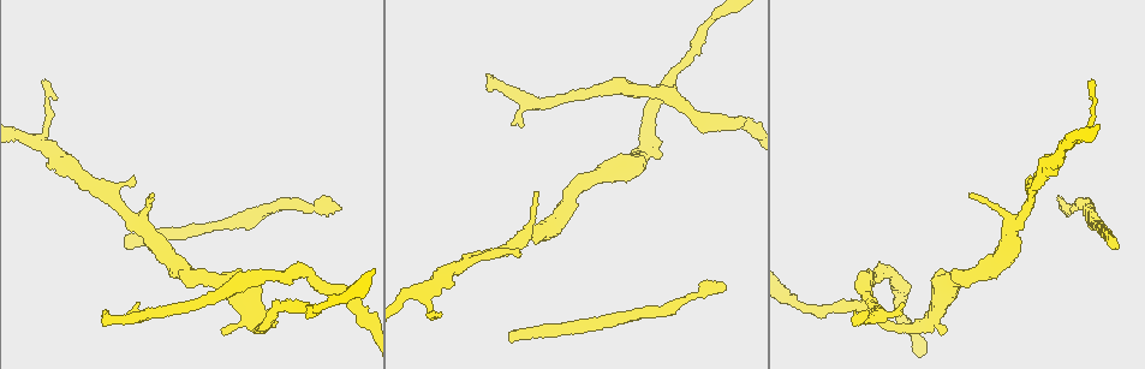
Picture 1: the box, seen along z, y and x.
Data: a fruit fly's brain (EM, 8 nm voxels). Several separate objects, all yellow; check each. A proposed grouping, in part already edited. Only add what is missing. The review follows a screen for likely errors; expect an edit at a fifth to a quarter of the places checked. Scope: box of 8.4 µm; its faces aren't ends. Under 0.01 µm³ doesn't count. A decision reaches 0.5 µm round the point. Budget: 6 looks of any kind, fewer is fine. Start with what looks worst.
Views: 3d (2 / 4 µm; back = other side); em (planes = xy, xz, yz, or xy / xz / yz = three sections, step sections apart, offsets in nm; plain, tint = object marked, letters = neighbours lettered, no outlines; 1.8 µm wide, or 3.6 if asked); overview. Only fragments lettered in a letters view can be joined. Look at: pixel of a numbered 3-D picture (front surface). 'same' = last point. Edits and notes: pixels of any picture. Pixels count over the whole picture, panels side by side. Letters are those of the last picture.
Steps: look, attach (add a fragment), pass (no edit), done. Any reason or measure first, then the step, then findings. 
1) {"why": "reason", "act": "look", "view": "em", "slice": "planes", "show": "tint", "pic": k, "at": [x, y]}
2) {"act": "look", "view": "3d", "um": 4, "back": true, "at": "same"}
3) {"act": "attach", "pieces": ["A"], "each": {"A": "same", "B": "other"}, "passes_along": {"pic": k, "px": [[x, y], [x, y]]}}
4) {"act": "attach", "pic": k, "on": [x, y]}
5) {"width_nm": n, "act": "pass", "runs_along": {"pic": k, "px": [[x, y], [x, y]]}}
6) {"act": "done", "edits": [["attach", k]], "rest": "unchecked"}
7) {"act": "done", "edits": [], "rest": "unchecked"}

{"why": "free end", "act": "look", "view": "3d", "um": 4, "pic": 1, "at": [127, 249]}

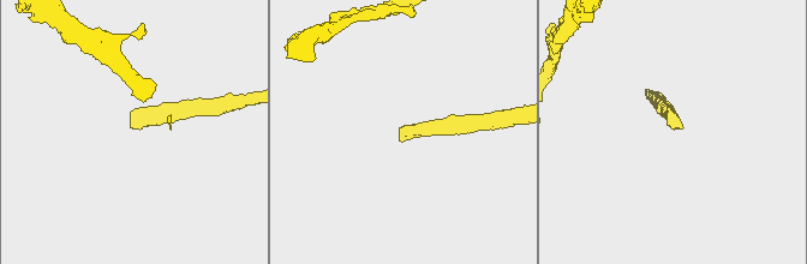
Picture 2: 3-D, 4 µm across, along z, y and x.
{"act": "look", "view": "em", "slice": "planes", "show": "letters", "pic": 2, "at": [403, 141]}

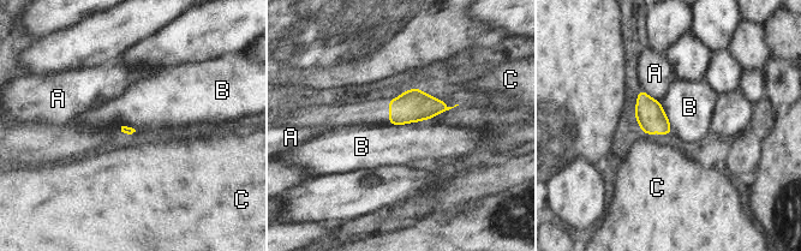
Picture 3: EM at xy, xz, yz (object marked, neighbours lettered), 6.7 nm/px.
{"act": "pass", "each": {"A": "other", "B": "other", "C": "other"}, "border": {"pic": 3, "px": [[426, 119], [390, 125]]}, "found": "no lettered fragment goes on from it"}

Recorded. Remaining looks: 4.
{"why": "branch stops here", "act": "look", "view": "em", "um": 3.6, "slice": "xz", "step": 16, "show": "tint", "pic": 1, "at": [491, 79]}

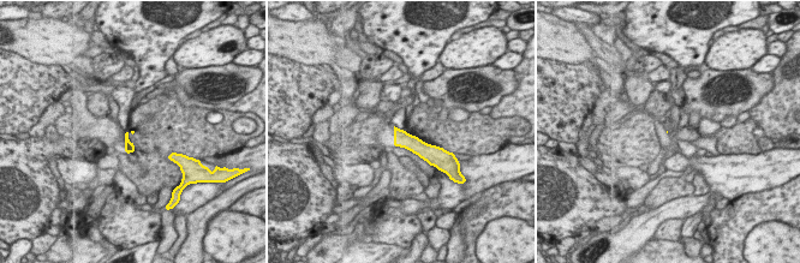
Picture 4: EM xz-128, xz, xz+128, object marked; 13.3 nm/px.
{"why": "another direction", "act": "look", "view": "em", "um": 3.6, "slice": "planes", "show": "tint", "at": "same"}

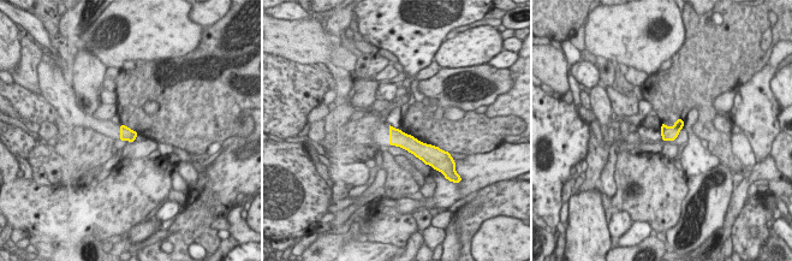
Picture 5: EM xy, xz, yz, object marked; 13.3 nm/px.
{"act": "look", "view": "em", "um": 3.6, "slice": "planes", "show": "letters", "at": "same"}

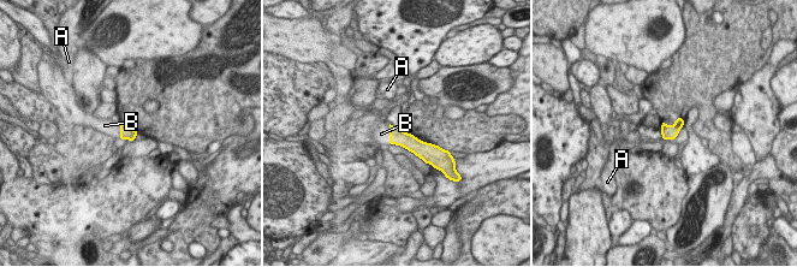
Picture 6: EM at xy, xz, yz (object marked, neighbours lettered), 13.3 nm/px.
{"act": "attach", "pieces": ["B"], "each": {"A": "other", "B": "same"}, "found": "the neuron continues"}

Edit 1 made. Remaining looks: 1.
{"why": "an open end", "act": "look", "view": "em", "slice": "xz", "step": 4, "show": "letters", "pic": 1, "at": [724, 285]}

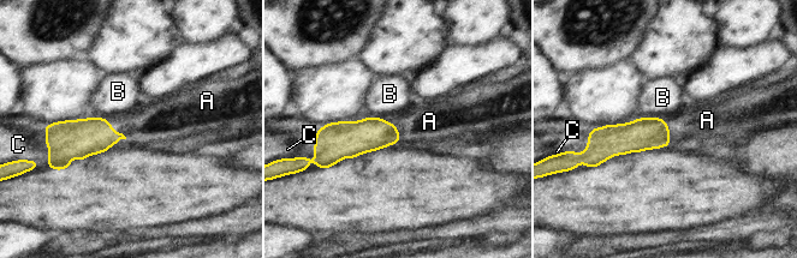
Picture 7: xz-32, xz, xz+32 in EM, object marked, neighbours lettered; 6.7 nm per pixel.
{"width_nm": 140, "act": "attach", "pieces": ["A"], "each": {"A": "same", "B": "other", "C": "other"}, "found": "the neuron continues"}

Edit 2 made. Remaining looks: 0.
{"act": "done", "edits": [["attach", 6], ["attach", 7]], "rest": "unchecked"}

